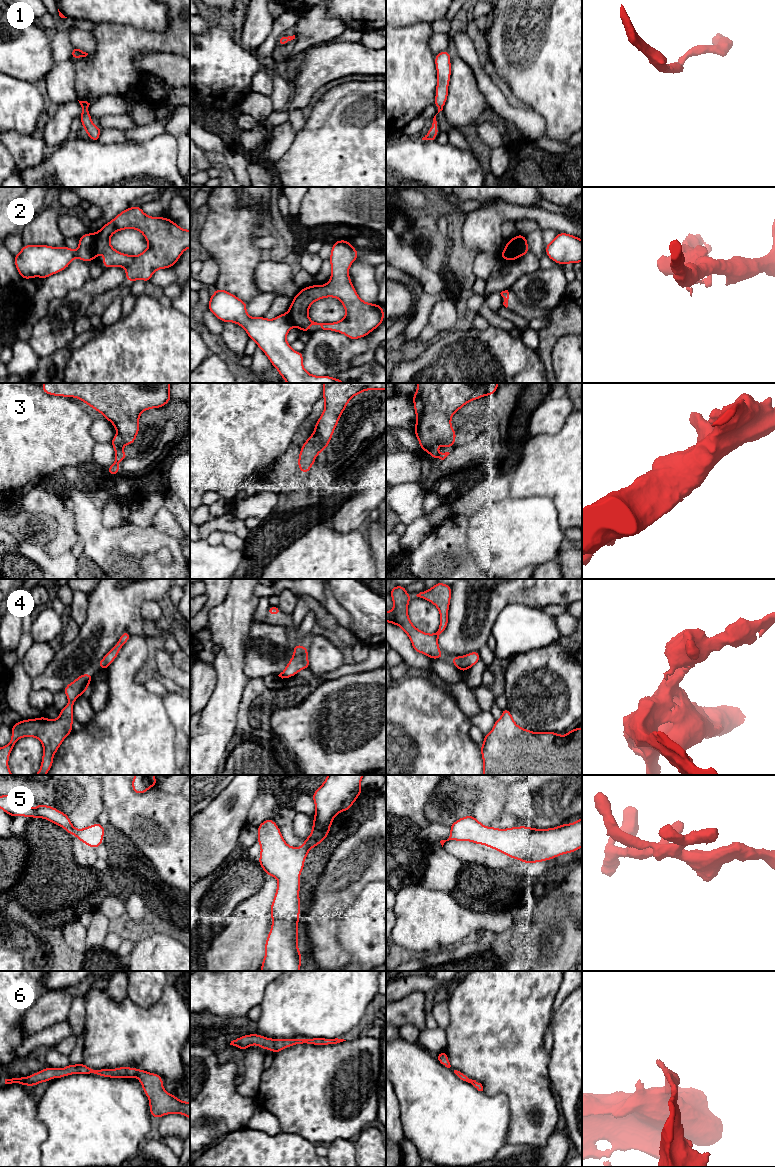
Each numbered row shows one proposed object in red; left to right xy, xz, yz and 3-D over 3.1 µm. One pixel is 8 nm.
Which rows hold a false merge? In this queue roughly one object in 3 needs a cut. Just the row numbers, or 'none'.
2, 3

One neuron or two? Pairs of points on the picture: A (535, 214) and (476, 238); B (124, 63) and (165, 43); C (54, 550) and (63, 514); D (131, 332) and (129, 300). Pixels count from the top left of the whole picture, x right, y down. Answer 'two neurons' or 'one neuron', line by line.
A: one neuron
B: one neuron
C: one neuron
D: two neurons

